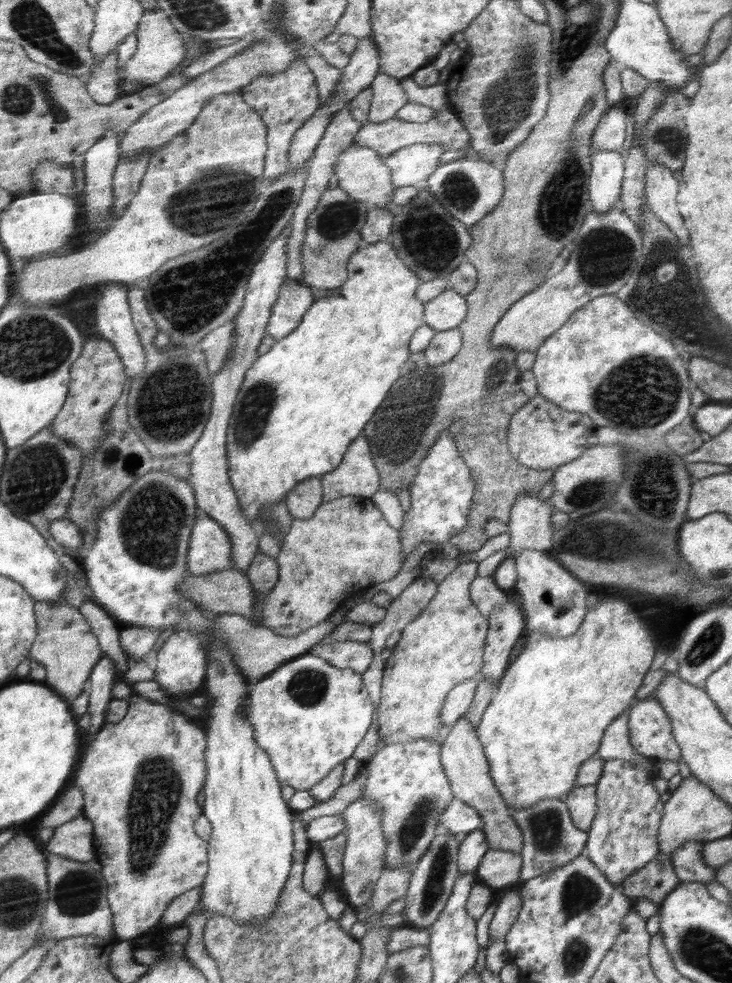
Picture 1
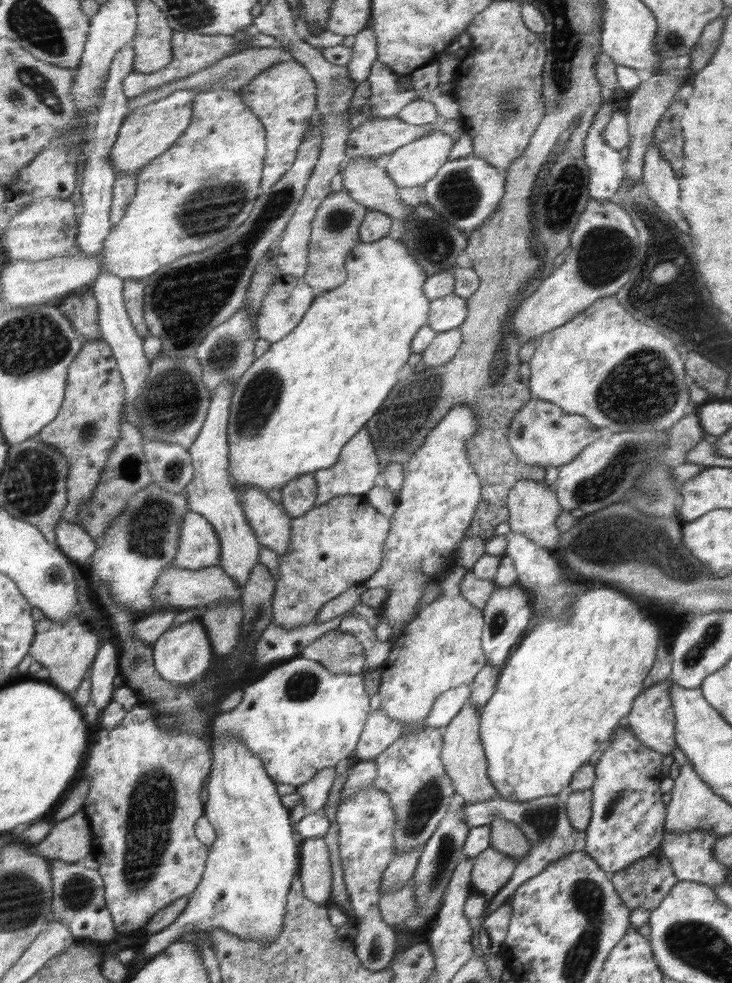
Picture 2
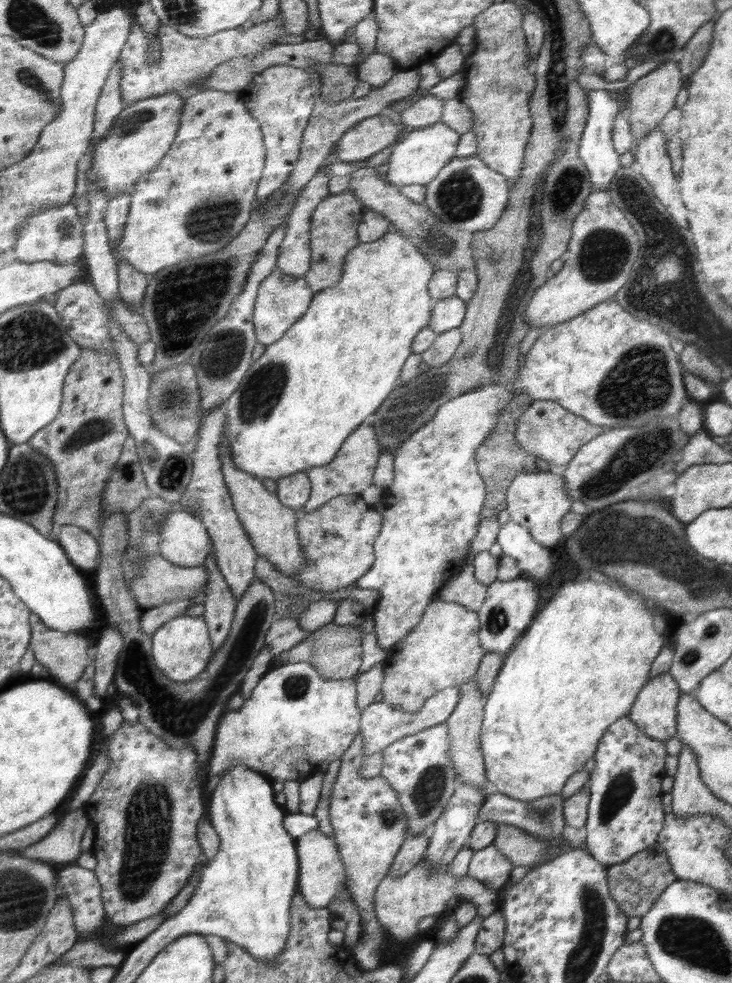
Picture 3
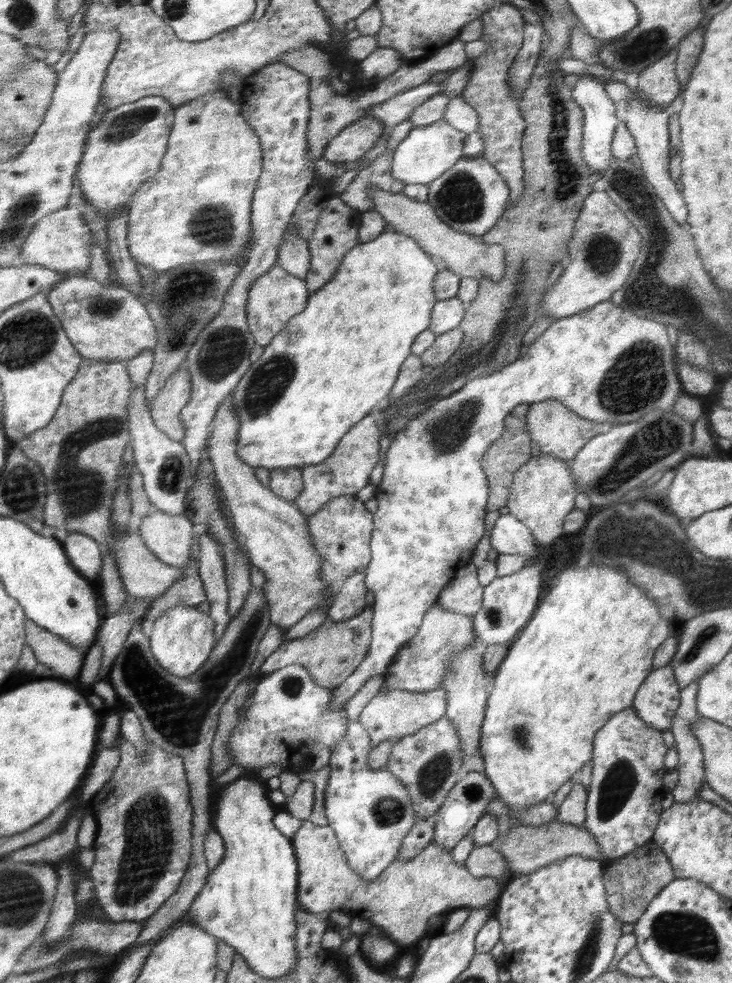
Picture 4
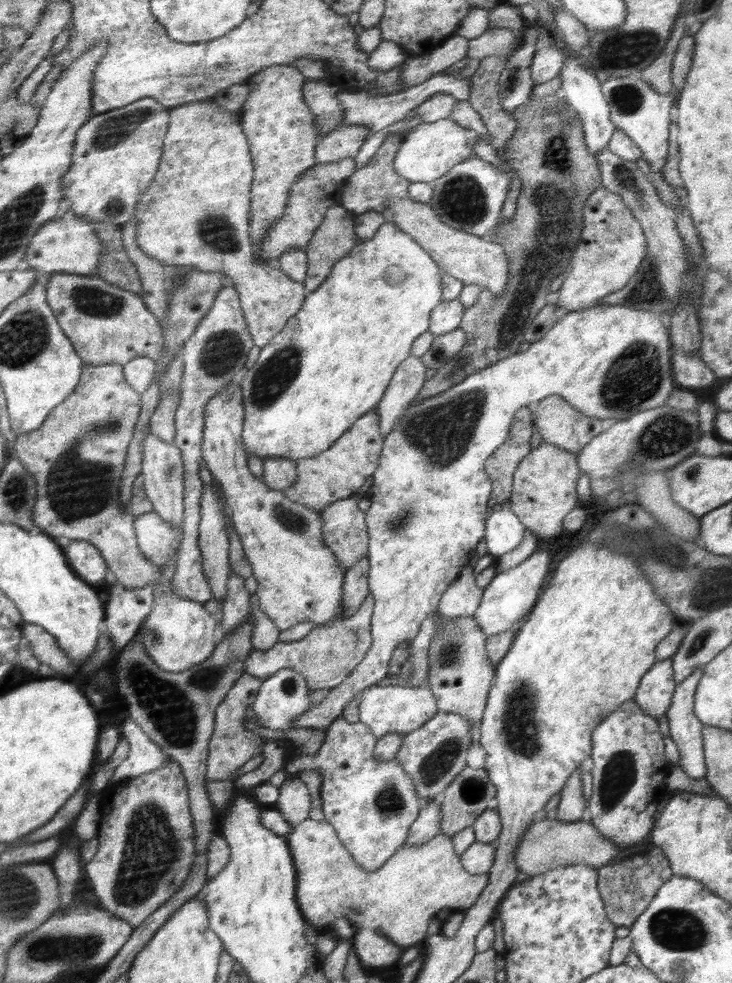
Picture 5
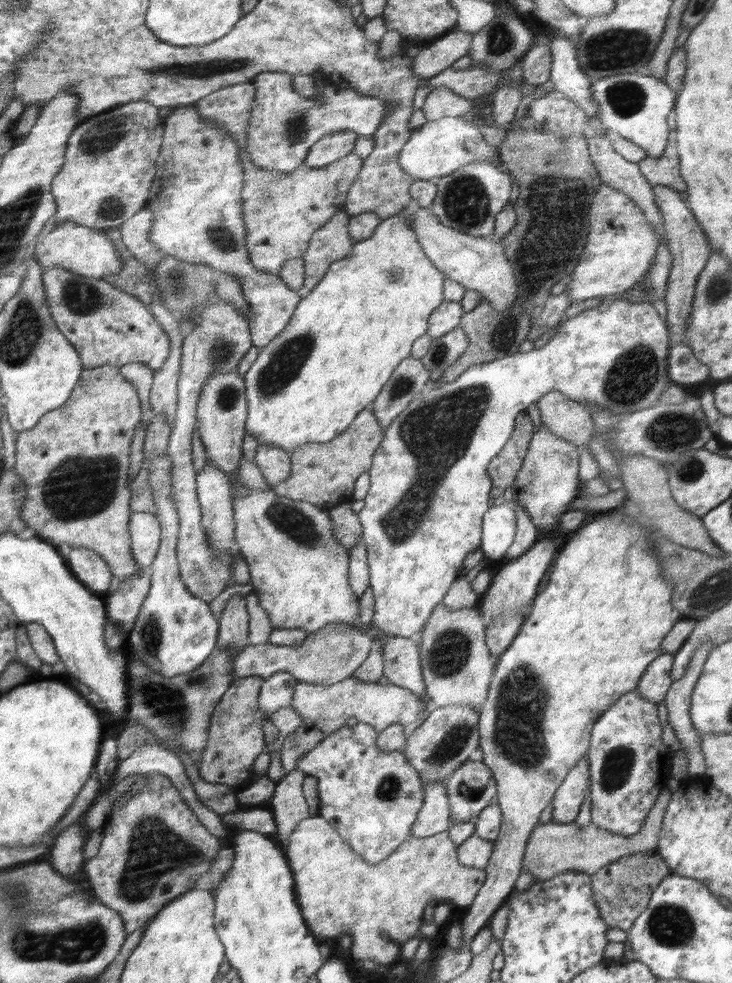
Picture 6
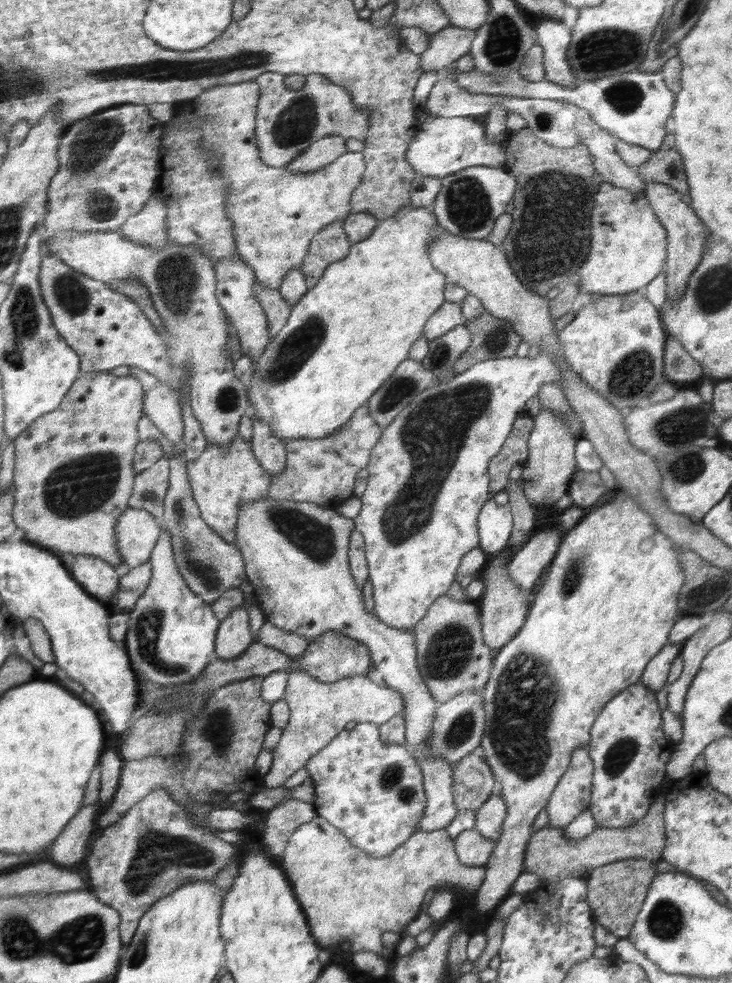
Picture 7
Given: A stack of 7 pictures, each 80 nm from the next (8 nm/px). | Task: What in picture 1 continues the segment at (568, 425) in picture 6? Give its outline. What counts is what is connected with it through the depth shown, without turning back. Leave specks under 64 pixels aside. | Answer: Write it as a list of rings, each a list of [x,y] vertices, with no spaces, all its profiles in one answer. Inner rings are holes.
[[[537,394],[514,414],[508,429],[508,446],[511,446],[512,454],[528,469],[556,470],[576,460],[588,448],[598,445],[598,428],[587,414],[564,410]]]

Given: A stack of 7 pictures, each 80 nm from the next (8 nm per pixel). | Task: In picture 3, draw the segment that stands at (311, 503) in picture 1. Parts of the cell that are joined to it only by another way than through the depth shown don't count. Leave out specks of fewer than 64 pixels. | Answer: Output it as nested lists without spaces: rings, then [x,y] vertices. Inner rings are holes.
[[[306,471],[283,478],[282,481],[276,482],[276,486],[279,502],[283,506],[291,507],[292,510],[303,509],[304,505],[311,500],[312,485]]]

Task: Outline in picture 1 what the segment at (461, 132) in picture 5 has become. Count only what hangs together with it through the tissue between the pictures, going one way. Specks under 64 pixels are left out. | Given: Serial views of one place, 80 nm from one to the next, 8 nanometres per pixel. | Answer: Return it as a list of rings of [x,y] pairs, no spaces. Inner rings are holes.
[[[418,143],[397,150],[386,157],[395,188],[423,185],[435,172],[445,148],[440,143]]]

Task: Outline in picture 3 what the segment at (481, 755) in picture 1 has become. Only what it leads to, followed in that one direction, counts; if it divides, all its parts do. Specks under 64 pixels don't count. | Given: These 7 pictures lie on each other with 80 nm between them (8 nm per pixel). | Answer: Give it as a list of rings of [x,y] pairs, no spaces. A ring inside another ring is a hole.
[[[472,678],[460,685],[459,690],[462,690],[462,700],[445,722],[451,737],[451,761],[457,778],[461,778],[461,783],[470,783],[487,794],[492,788],[486,779],[486,762],[482,750],[483,710],[486,708],[486,698]],[[497,823],[498,832],[493,845],[514,866],[535,866],[543,860],[544,852],[549,850],[549,842],[531,835],[507,823]]]

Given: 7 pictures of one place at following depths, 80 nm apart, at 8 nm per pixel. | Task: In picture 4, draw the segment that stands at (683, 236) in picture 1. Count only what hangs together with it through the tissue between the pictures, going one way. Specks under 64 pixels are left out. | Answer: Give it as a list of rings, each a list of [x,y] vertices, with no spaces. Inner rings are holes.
[[[624,79],[607,80],[603,83],[607,95],[616,107],[616,118],[626,124],[630,135],[634,137],[637,155],[640,158],[640,168],[646,180],[655,188],[656,194],[661,198],[662,204],[668,209],[672,218],[679,224],[686,226],[688,209],[682,194],[678,192],[674,180],[671,179],[669,166],[671,161],[671,147],[669,144],[668,120],[672,116],[670,108],[663,109],[653,105],[648,99],[639,97],[639,92],[629,86]]]

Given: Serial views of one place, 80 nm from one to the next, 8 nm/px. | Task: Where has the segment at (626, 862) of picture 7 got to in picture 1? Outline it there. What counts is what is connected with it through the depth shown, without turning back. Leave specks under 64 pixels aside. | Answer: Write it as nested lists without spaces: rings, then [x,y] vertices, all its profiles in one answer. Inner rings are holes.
[[[659,850],[650,862],[625,878],[620,887],[622,894],[632,904],[639,900],[650,900],[659,906],[679,883],[671,857]]]

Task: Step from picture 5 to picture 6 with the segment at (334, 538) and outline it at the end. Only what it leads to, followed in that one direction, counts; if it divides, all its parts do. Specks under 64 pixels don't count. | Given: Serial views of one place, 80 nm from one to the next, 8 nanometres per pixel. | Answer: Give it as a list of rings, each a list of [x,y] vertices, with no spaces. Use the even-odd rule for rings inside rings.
[[[352,502],[337,505],[329,510],[328,514],[331,514],[333,520],[334,538],[338,538],[338,542],[350,556],[351,549],[358,546],[358,542],[362,542],[363,538],[363,525],[359,515],[352,511]]]

